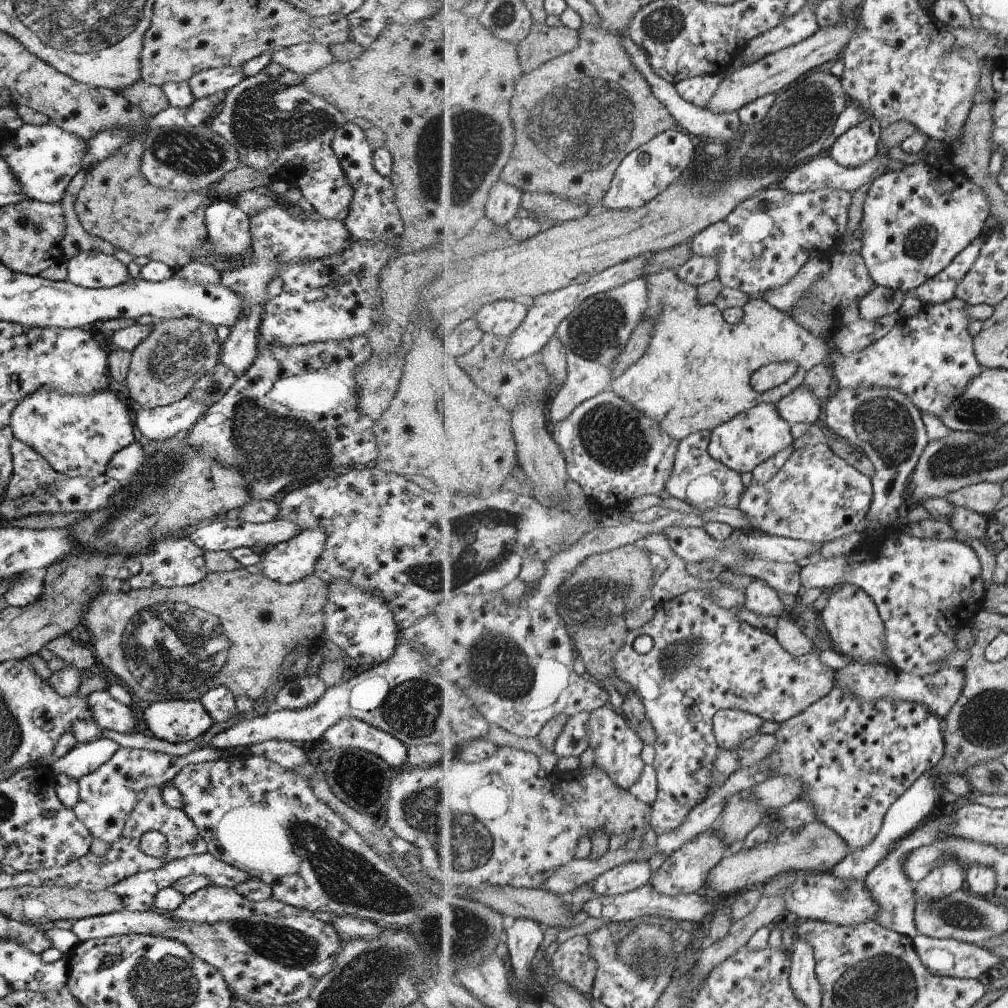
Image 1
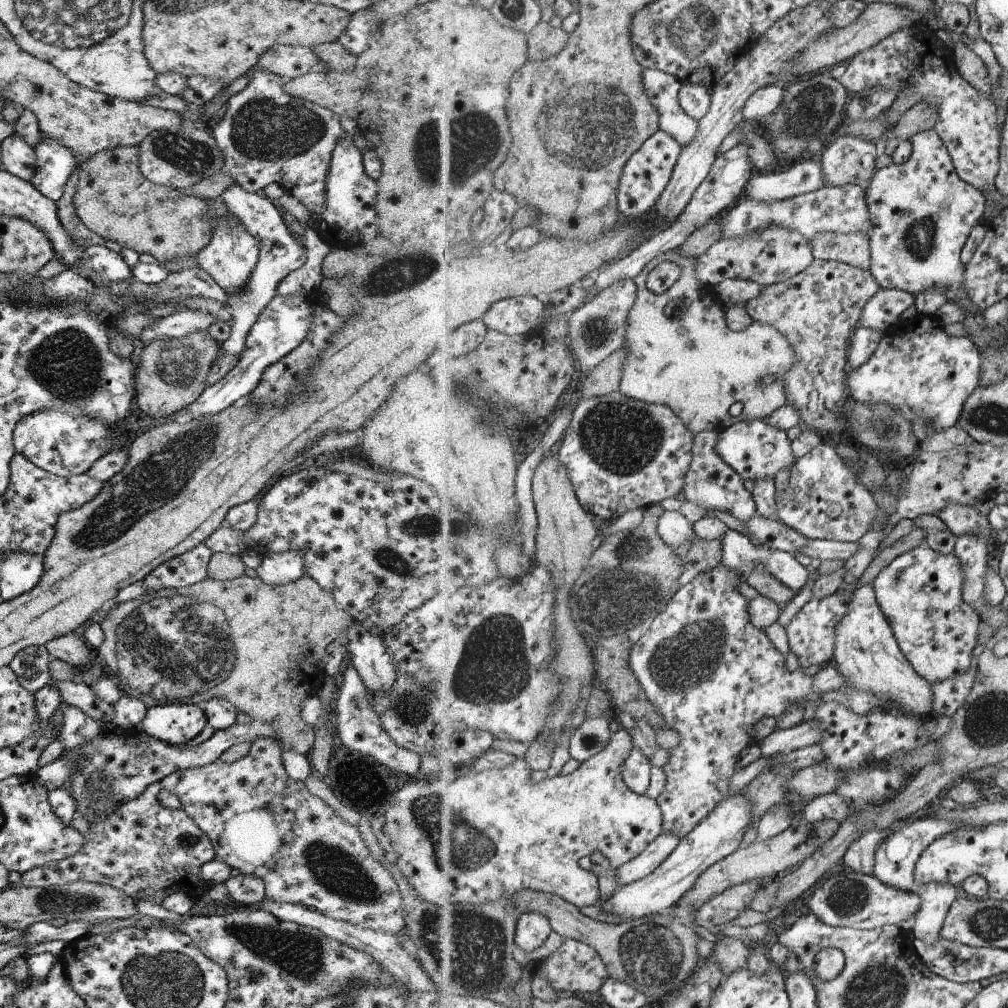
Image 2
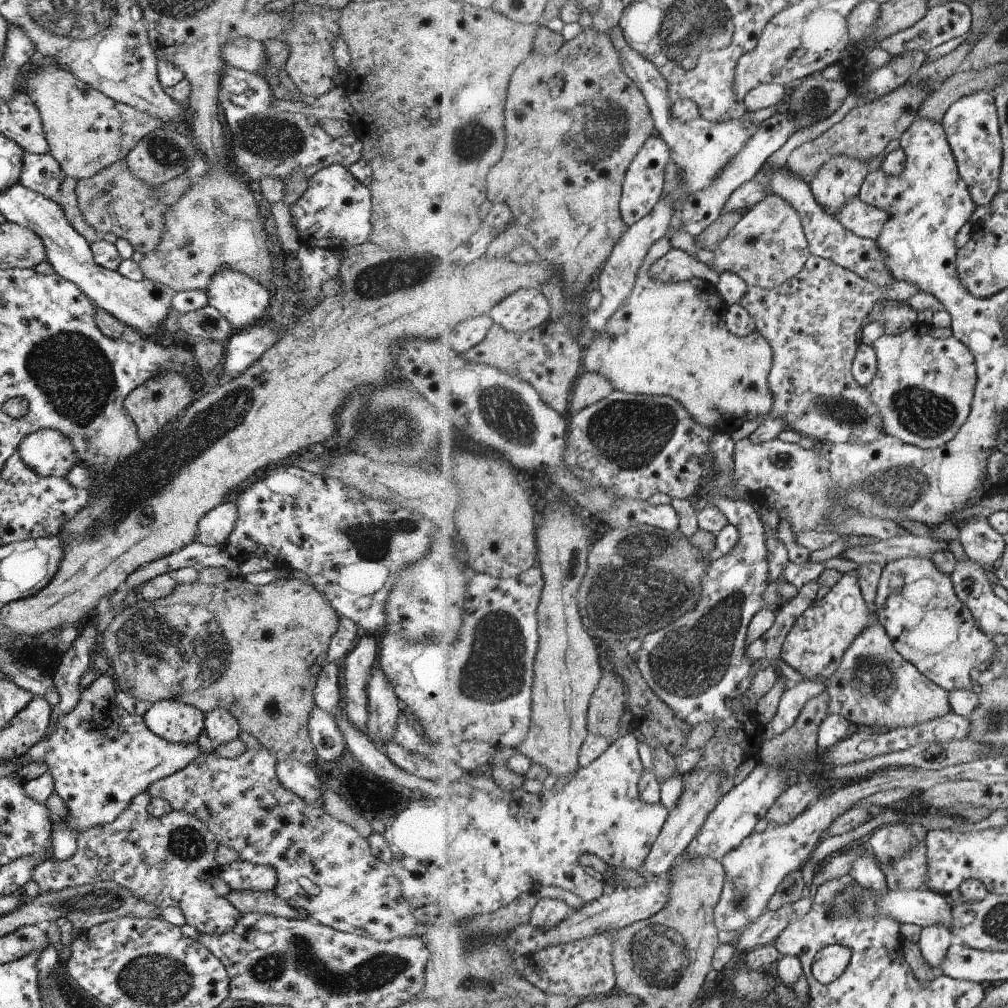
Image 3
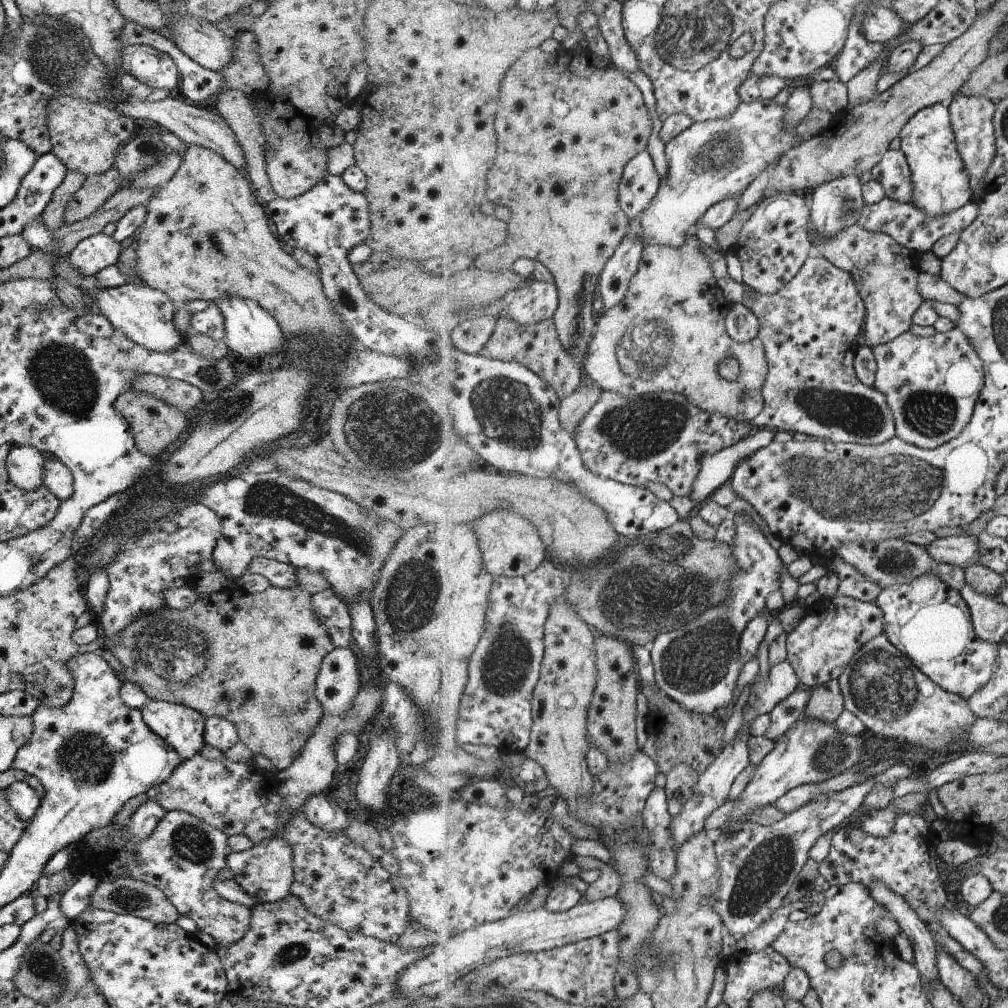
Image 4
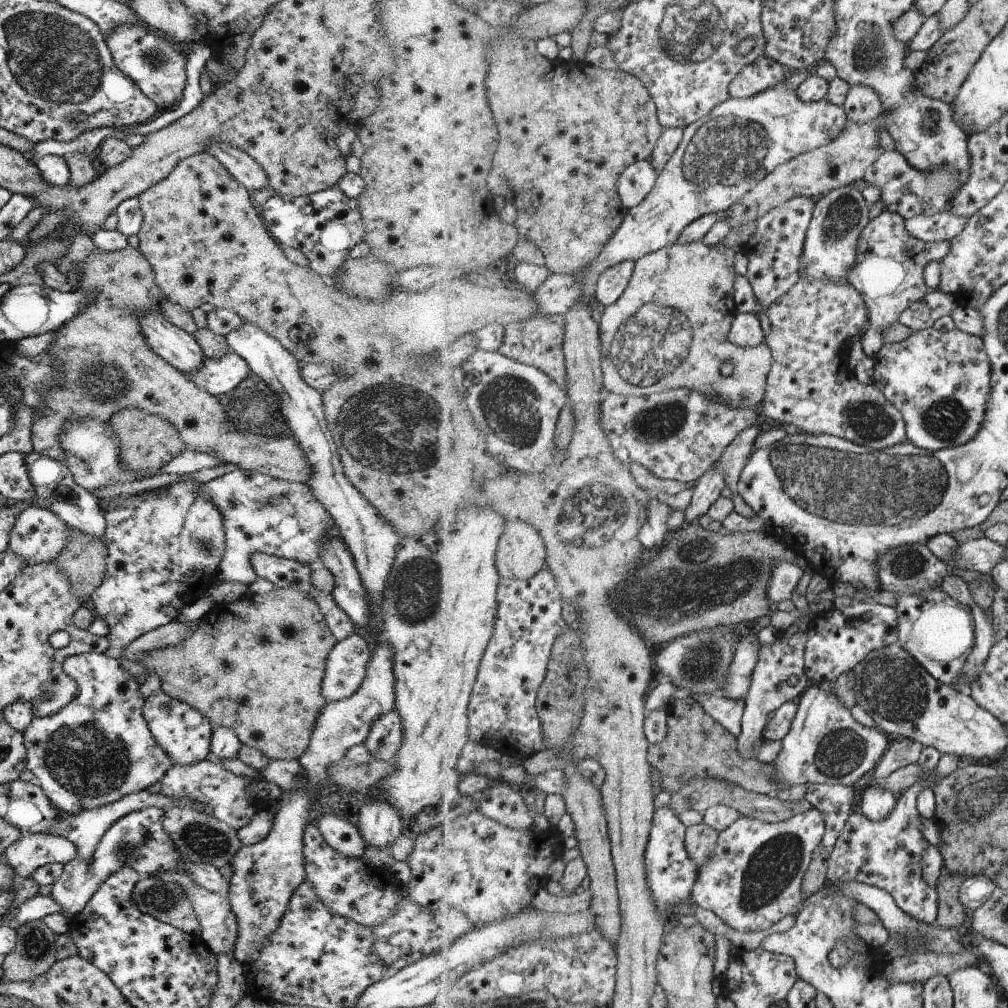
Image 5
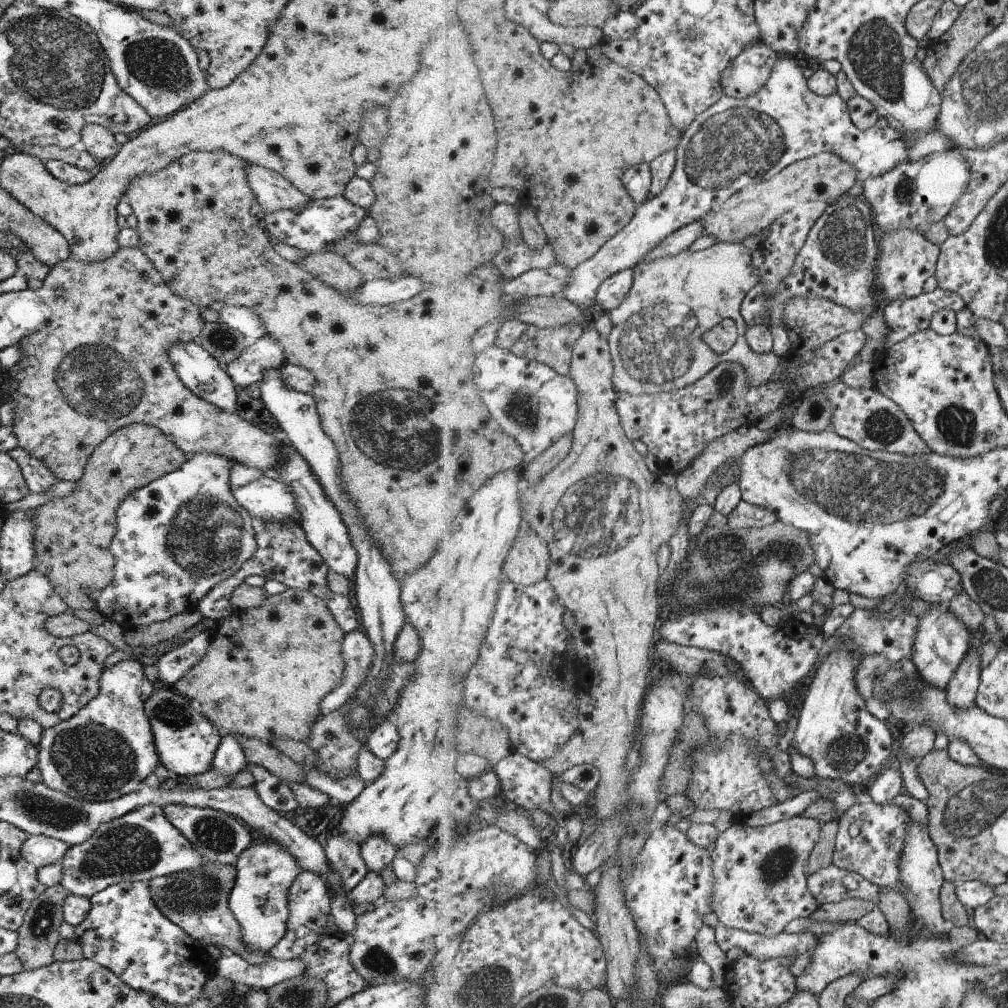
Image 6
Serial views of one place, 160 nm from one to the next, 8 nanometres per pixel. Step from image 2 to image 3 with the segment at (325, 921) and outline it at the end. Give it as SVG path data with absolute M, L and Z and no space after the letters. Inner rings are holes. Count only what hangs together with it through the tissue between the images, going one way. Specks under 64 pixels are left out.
M230 890L225 896L241 914L272 914L276 917L300 918L300 914L285 904L273 891L238 891Z

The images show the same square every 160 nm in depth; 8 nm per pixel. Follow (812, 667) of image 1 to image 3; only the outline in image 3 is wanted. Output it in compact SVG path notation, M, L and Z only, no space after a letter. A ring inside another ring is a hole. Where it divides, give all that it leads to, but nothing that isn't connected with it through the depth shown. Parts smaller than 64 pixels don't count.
M720 431L714 434L714 437L710 440L710 454L707 459L704 459L708 472L698 496L708 496L709 504L720 508L727 515L728 522L738 528L740 532L739 545L732 550L732 553L723 555L711 562L702 582L702 595L697 606L686 612L681 618L675 619L669 626L653 631L653 634L644 638L636 659L649 686L665 704L669 705L675 715L681 717L691 726L705 721L715 720L717 722L714 737L700 748L703 752L702 760L691 771L709 767L719 769L724 774L724 781L721 783L721 792L724 796L735 787L737 768L748 759L744 755L747 754L748 750L742 752L745 742L747 744L753 742L753 752L755 752L757 750L755 738L761 736L764 731L764 726L757 724L757 715L744 706L744 698L747 697L747 692L751 689L754 679L754 677L749 678L751 666L755 662L748 655L749 625L752 618L766 606L765 600L763 600L763 592L769 590L767 580L770 576L766 528L763 526L762 518L759 518L757 512L755 512L757 511L755 510L757 508L756 504L749 503L751 500L735 500L735 498L715 495L715 488L725 488L727 484L737 486L734 478L735 453L736 442L731 438L730 432Z

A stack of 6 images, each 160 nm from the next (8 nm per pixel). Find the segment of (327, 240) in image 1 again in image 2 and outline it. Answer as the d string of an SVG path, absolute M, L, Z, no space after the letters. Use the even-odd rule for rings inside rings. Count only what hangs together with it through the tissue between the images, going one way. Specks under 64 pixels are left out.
M230 184L222 190L219 198L229 209L230 214L241 222L244 229L258 244L258 259L249 275L249 280L242 287L239 295L227 296L230 333L229 337L219 344L219 348L221 352L237 357L243 350L244 338L249 327L256 321L257 315L263 310L263 307L276 296L275 287L279 280L303 264L305 248L302 243L297 244L286 230L279 207L260 193L248 193L239 185Z

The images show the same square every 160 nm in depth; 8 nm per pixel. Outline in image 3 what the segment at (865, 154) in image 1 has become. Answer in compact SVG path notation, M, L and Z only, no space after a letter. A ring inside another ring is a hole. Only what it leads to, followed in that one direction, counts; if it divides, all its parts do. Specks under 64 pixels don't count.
M845 155L833 157L809 180L813 194L826 214L835 217L850 200L859 196L869 174L866 164Z

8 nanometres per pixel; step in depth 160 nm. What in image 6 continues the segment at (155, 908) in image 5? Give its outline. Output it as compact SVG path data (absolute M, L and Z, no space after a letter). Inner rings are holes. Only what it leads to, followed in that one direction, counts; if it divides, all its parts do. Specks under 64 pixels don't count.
M204 861L190 871L182 870L175 874L155 877L147 883L157 910L173 924L179 926L194 941L200 941L203 945L225 947L234 955L239 955L247 964L262 965L273 958L269 952L255 949L250 951L243 944L241 927L228 907L228 894L233 886L235 873L234 865Z

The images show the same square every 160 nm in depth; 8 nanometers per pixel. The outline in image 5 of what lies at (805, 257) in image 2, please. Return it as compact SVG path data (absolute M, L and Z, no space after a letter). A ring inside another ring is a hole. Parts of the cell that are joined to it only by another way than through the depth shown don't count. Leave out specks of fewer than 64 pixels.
M809 197L794 198L778 204L756 222L755 232L745 248L750 258L749 272L745 277L753 288L758 304L766 313L773 302L790 291L802 277L799 272L801 257L816 204L817 201Z

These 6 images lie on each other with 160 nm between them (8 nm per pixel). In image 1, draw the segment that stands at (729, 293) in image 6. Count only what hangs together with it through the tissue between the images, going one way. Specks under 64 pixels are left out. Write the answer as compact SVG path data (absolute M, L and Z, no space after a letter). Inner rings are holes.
M668 268L659 270L657 273L645 276L645 280L648 284L648 307L642 316L643 320L650 319L654 321L654 329L652 330L652 339L645 351L645 354L639 359L639 362L636 362L631 368L627 369L625 374L622 374L619 378L613 380L610 390L614 390L621 398L624 398L628 403L631 403L634 407L637 407L641 412L644 412L648 417L658 420L661 423L661 426L667 431L673 438L676 438L678 441L682 441L684 438L687 438L690 434L701 432L702 430L714 431L718 426L721 426L723 423L733 420L738 414L747 412L752 408L755 408L757 405L763 403L773 403L778 404L779 401L782 401L787 395L790 395L794 390L797 390L804 384L804 378L809 374L810 370L813 367L816 367L823 362L825 359L829 358L829 355L833 351L834 347L829 344L829 342L824 339L817 338L816 335L805 328L802 328L801 325L787 313L782 310L779 310L777 307L771 306L769 302L765 299L751 299L744 306L744 320L739 322L737 325L731 325L727 322L727 319L724 317L724 312L716 305L716 303L701 304L699 298L697 298L697 287L694 284L685 282L679 275L678 269ZM773 362L795 362L798 366L796 373L780 385L765 391L764 393L759 393L753 390L751 386L751 376L767 366L767 364L773 364Z

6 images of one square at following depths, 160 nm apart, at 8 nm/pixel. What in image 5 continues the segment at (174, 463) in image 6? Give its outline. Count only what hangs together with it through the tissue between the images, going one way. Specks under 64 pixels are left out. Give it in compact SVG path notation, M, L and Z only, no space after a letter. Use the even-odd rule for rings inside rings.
M129 406L112 415L109 422L118 444L118 459L122 466L133 473L153 476L186 446L178 437L177 431L161 417L147 414ZM69 525L66 528L70 531L68 541L50 562L64 573L75 598L87 602L105 572L106 544Z

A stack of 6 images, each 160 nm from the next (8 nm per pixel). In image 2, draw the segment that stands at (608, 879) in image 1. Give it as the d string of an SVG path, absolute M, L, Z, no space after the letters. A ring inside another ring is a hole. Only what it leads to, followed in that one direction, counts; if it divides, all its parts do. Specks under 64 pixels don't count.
M663 831L643 854L617 869L621 886L648 877L675 852L681 841L682 838L678 834Z

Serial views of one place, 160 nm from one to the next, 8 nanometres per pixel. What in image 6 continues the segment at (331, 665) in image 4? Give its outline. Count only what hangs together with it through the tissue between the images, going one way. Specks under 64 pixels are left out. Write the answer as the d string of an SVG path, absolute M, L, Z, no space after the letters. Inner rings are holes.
M357 629L343 635L340 651L344 673L340 684L321 699L318 706L320 713L337 710L354 695L355 689L364 681L373 656L369 639Z

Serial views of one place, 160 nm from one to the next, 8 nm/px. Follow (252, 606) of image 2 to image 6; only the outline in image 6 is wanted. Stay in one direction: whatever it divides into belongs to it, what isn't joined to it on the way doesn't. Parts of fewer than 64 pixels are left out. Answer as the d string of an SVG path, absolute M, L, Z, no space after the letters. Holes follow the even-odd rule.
M285 589L281 591L281 594L267 595L257 608L247 609L244 612L232 612L227 619L222 619L214 629L209 629L208 632L211 635L211 639L205 656L202 656L202 659L195 666L192 666L170 687L177 694L185 697L187 701L192 702L194 708L199 710L204 716L207 716L213 726L217 728L224 728L227 732L235 732L247 737L254 736L258 740L267 742L267 744L271 744L272 740L277 737L289 737L300 744L304 744L314 718L320 714L318 706L321 699L340 684L344 673L344 660L341 658L340 651L344 632L333 620L324 602L320 598L313 596L309 591Z

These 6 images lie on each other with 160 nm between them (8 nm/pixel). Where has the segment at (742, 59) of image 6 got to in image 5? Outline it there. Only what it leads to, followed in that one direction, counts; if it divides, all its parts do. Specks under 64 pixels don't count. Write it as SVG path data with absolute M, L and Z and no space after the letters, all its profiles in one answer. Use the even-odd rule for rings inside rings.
M765 55L752 65L747 65L730 86L730 96L746 99L780 84L788 75L788 70L774 58Z

